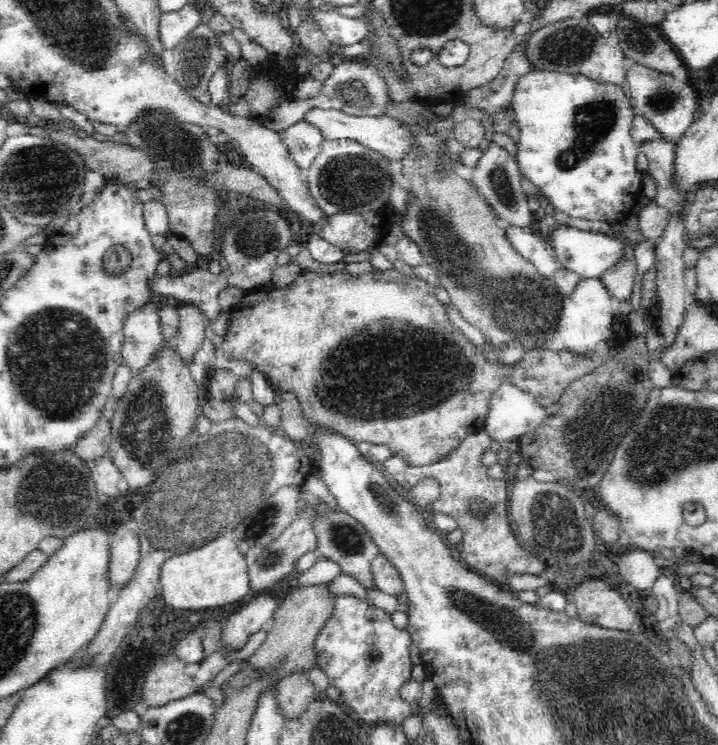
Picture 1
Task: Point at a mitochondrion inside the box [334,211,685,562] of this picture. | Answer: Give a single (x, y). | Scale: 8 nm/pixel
(474, 504)

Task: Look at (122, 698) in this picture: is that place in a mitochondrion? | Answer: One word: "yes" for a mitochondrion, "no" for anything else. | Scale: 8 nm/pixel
no

